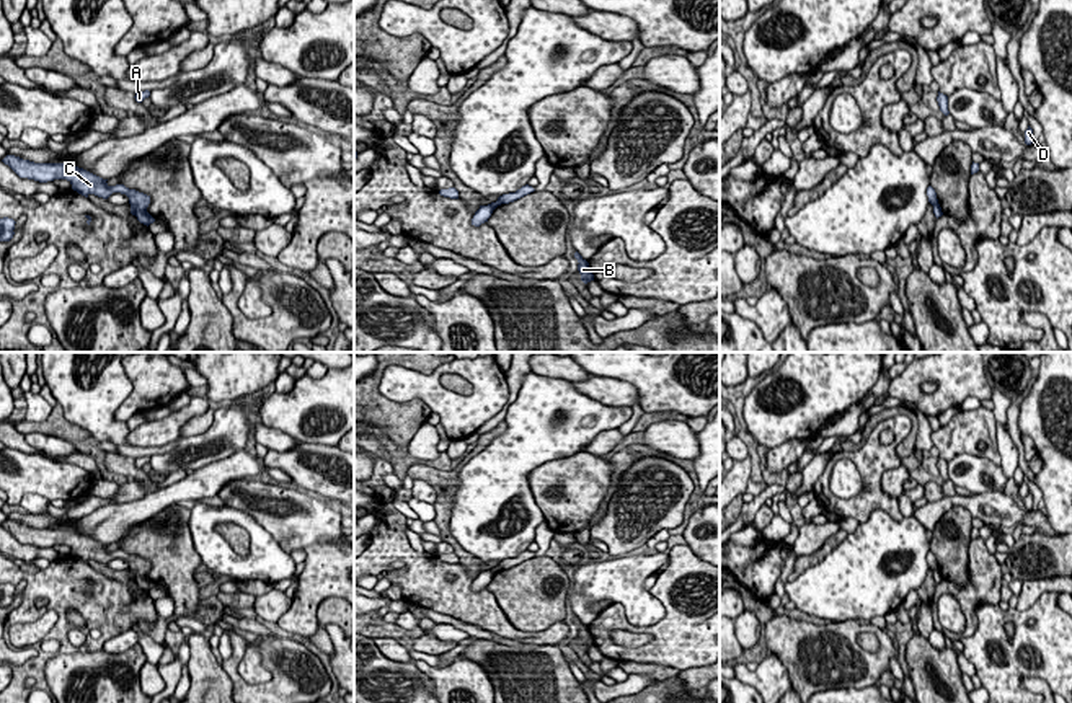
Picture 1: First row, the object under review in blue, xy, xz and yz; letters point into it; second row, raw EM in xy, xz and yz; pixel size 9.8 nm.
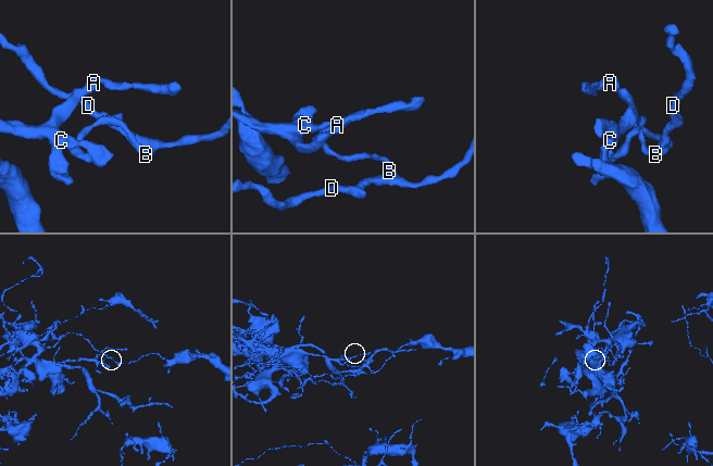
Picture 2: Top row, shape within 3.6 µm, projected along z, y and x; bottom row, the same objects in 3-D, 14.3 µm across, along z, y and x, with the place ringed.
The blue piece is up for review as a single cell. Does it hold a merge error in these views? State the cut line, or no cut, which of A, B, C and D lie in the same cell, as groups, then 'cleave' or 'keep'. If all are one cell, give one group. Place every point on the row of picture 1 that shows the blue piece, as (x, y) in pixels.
cut in xz along (498, 199), (501, 203); A C / B D; cleave

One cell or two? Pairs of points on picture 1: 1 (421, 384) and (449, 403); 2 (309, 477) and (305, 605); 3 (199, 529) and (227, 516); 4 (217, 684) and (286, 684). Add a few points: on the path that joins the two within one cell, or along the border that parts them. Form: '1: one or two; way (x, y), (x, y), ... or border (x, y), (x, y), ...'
1: one; way (428, 389), (442, 402)
2: two; border (302, 490), (320, 498)
3: one; way (206, 522), (212, 516), (221, 516)
4: two; border (221, 666), (232, 685)

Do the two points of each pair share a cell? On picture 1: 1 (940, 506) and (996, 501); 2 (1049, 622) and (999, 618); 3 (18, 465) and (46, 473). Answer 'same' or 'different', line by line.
1: same
2: same
3: same

